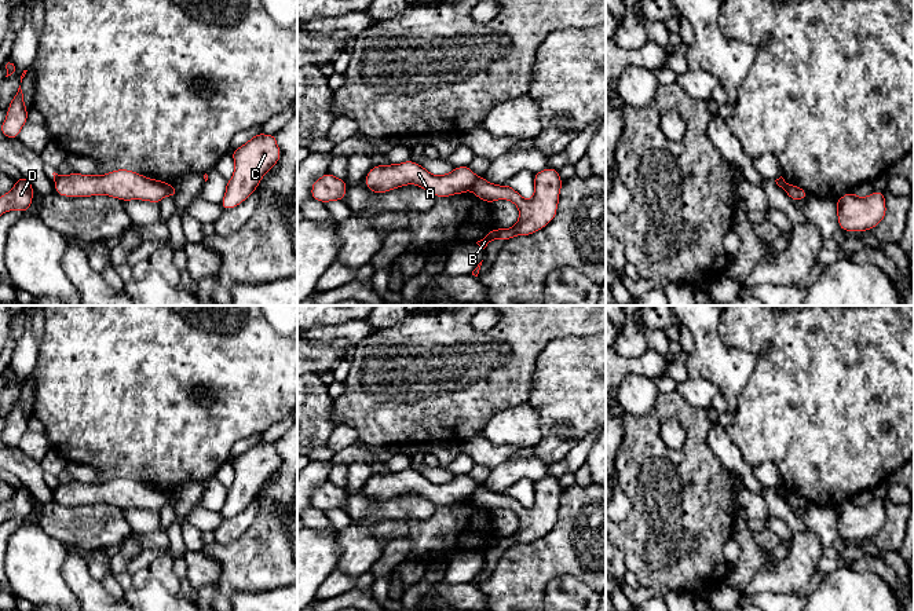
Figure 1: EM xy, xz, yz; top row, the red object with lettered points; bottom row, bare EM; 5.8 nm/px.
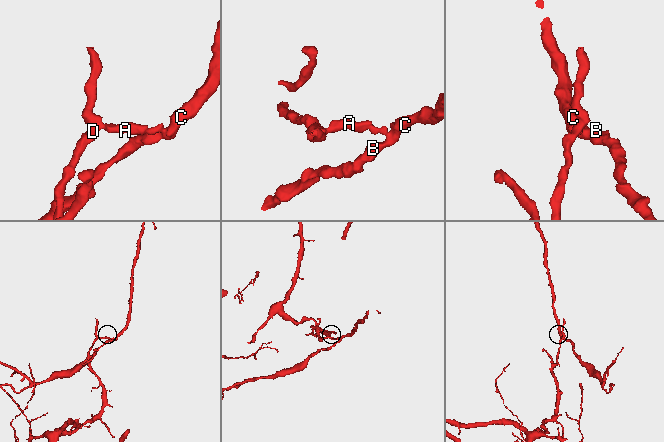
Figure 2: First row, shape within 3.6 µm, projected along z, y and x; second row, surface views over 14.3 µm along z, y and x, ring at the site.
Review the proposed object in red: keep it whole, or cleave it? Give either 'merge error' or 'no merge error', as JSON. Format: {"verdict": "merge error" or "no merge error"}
{"verdict": "merge error"}

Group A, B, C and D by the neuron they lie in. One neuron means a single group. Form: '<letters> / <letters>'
A D / B C

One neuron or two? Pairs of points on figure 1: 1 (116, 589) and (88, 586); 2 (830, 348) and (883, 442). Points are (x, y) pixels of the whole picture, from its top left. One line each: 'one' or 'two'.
1: two
2: one

